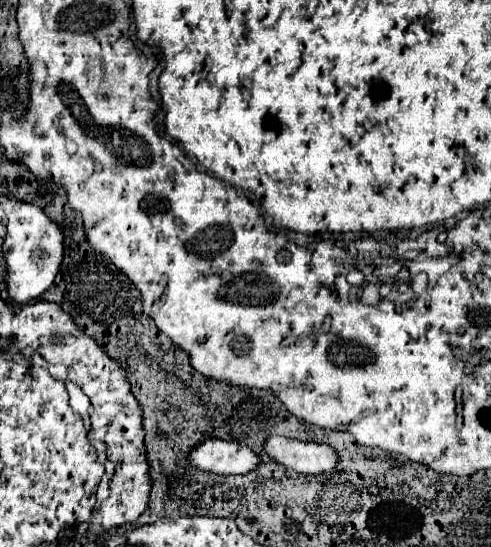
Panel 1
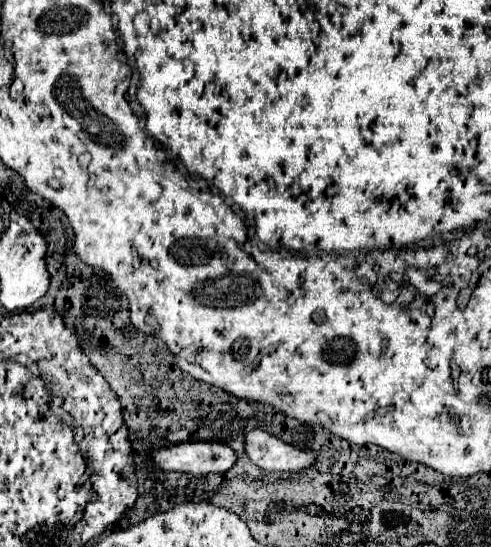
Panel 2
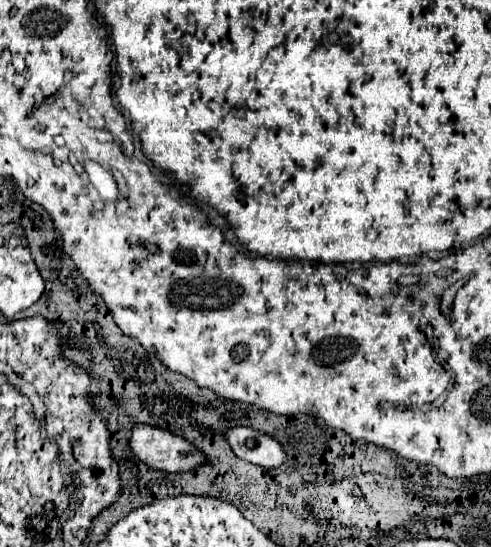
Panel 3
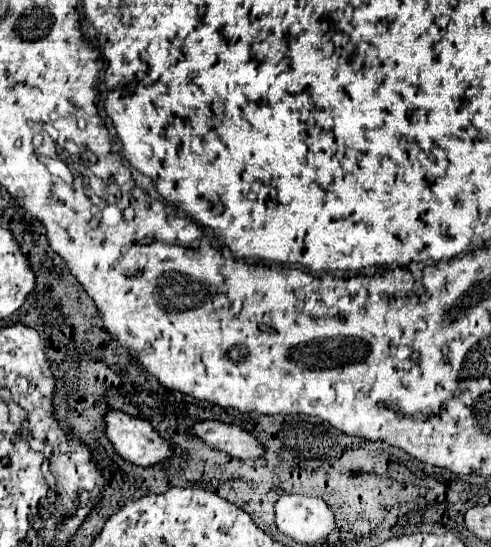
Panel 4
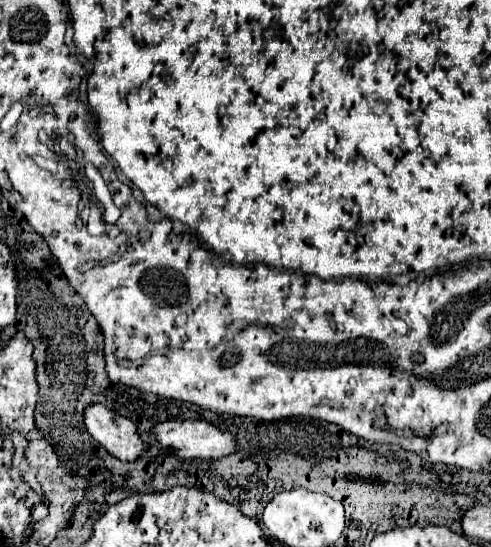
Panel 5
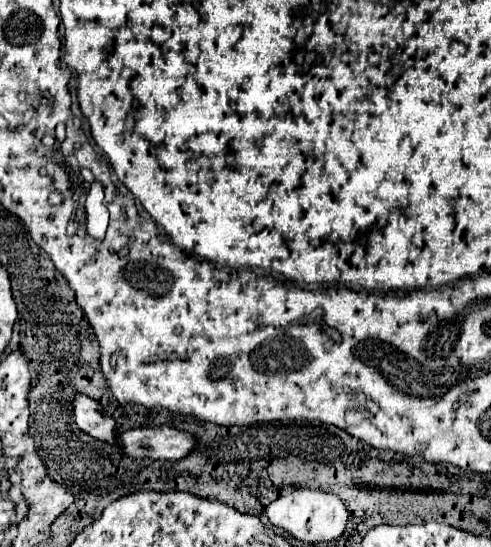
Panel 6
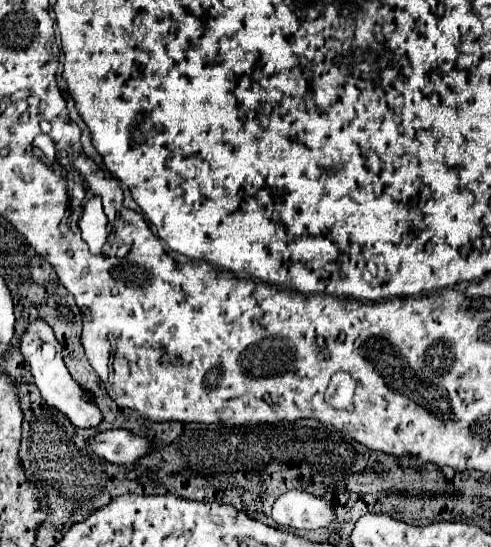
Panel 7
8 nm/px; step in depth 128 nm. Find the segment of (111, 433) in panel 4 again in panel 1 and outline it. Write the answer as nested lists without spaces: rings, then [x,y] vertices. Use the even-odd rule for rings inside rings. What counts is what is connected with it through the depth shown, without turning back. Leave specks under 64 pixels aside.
[[[208,438],[190,452],[190,462],[206,472],[228,476],[228,474],[248,474],[256,470],[262,462],[270,460],[268,456],[262,458],[262,454],[256,454],[246,444]]]

